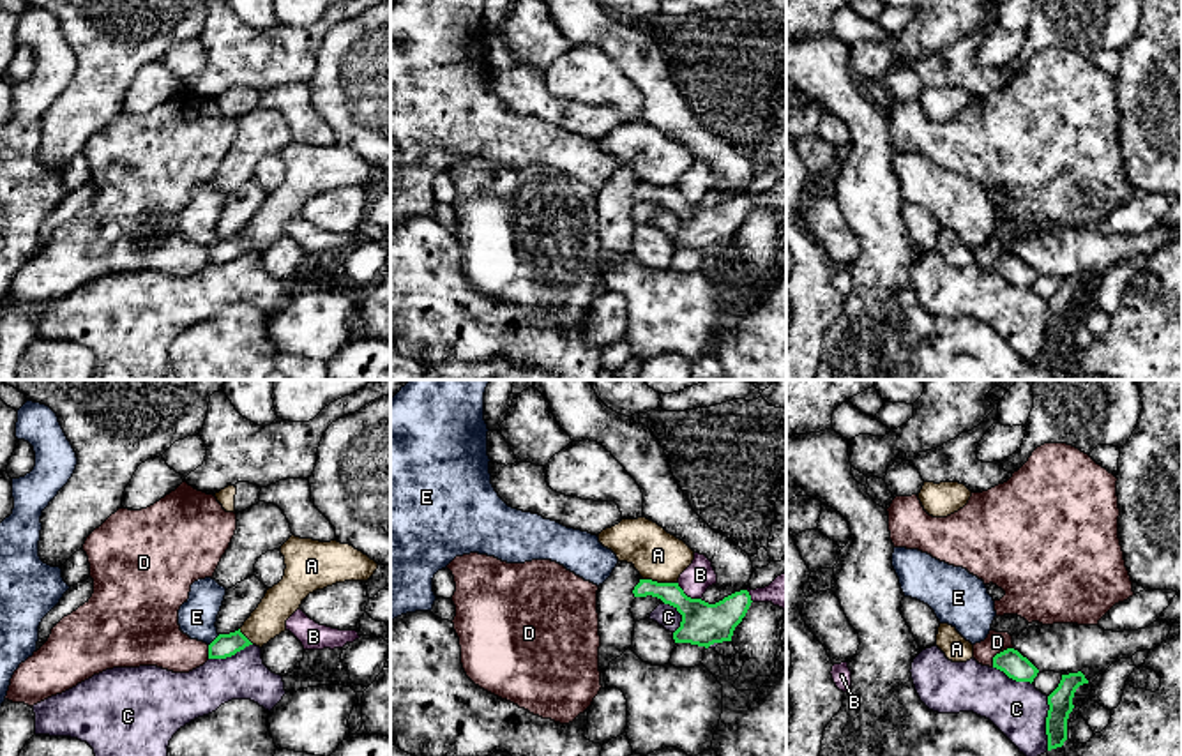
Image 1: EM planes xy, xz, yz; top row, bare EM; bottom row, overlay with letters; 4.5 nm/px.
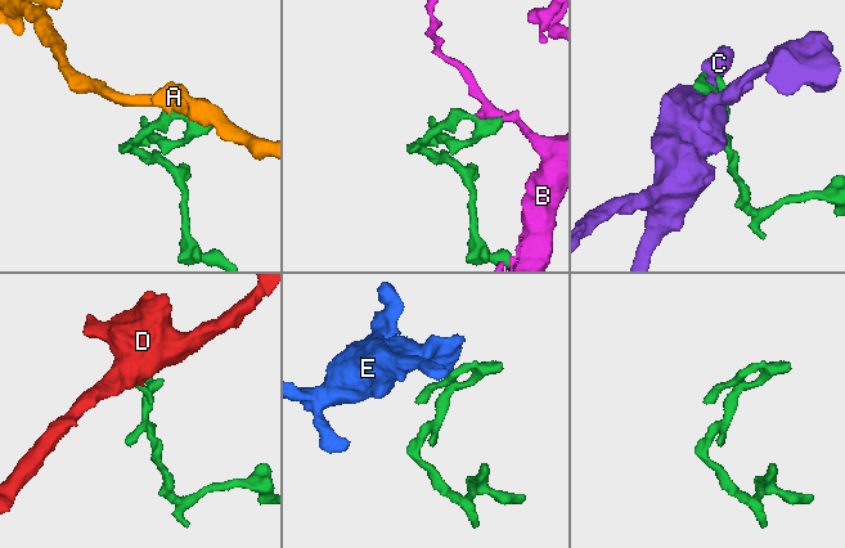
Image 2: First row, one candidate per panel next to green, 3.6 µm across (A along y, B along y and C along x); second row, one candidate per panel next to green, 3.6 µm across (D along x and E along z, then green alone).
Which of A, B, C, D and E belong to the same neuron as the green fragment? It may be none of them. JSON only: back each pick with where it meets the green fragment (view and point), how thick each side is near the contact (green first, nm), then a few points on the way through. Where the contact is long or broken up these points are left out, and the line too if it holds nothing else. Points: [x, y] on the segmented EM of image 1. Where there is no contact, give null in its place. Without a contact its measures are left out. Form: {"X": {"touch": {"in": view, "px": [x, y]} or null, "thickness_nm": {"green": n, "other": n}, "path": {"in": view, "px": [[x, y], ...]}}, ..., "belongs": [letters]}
{"belongs": []}

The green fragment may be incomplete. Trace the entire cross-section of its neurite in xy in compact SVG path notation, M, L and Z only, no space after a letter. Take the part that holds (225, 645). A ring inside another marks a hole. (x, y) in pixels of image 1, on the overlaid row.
M240 629L230 634L219 634L208 645L208 659L226 659L235 655L237 652L244 650L246 646L253 645Z

